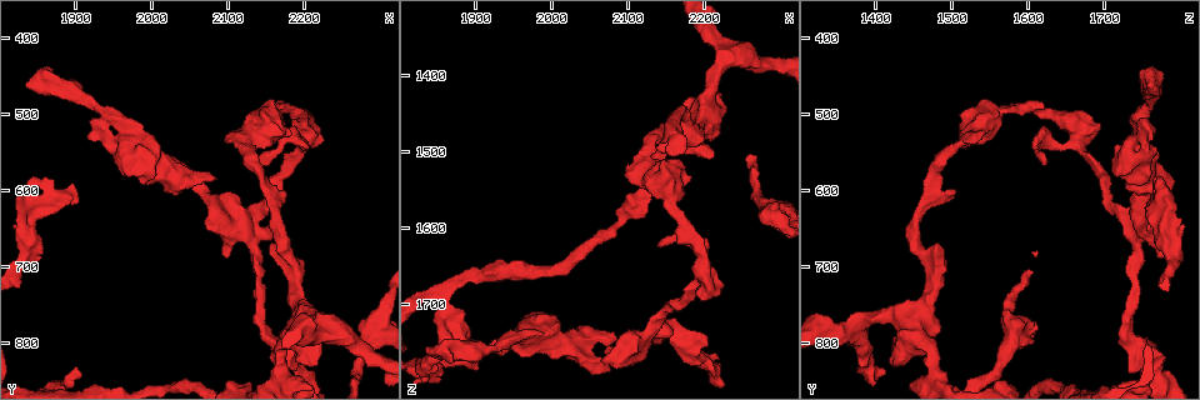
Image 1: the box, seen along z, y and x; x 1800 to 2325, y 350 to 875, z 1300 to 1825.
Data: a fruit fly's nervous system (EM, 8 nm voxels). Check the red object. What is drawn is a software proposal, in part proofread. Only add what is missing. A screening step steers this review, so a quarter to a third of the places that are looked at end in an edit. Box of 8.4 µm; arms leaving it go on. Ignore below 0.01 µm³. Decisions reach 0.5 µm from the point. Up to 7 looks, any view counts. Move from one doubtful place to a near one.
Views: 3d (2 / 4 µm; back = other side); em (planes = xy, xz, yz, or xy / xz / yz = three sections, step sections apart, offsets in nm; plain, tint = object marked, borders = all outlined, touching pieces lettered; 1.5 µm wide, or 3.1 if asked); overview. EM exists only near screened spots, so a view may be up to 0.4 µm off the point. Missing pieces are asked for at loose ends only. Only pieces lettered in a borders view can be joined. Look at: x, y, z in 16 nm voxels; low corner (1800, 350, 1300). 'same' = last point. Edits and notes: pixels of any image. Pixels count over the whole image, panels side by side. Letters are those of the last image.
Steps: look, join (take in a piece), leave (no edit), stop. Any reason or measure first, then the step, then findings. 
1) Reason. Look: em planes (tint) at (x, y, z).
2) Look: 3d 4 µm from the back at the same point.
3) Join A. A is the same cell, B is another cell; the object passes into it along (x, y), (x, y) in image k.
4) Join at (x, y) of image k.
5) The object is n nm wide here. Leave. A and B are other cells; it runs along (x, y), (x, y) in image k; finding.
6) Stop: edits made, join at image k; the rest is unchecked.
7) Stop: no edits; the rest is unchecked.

Tapers out. Look: em planes (borders) at (2150, 570, 1620).

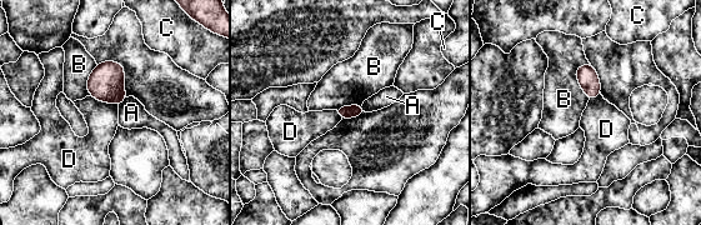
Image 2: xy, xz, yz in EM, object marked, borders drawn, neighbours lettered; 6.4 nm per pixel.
Leave. A, B, C and D are other cells; a border runs along (91, 96), (118, 105) in image 2; none of them fits.

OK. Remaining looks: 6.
Free end. Look: 3d 4 µm at (1935, 535, 1760).

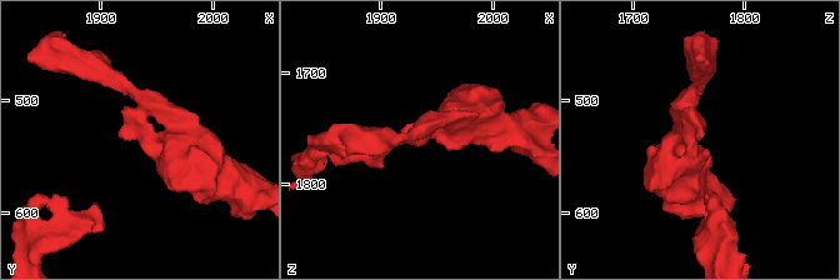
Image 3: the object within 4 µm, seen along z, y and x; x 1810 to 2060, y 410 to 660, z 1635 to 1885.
Look: em yz step 8 (tint) at (1938, 530, 1760).

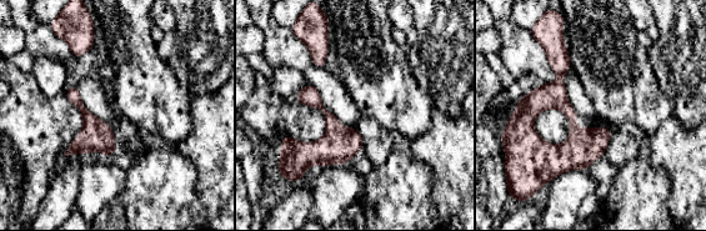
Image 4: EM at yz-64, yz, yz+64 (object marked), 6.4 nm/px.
Another direction. Look: em planes (borders) at the same point.

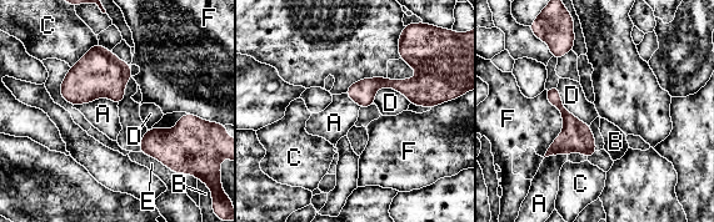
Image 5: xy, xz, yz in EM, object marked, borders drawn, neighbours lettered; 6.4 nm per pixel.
Leave. A, B, C, D, E and F are other cells; a border runs along (118, 104), (96, 97), (73, 106) in image 5; none of them fits.

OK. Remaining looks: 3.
Branch stops here. Look: em planes (borders) at (1905, 840, 1750).

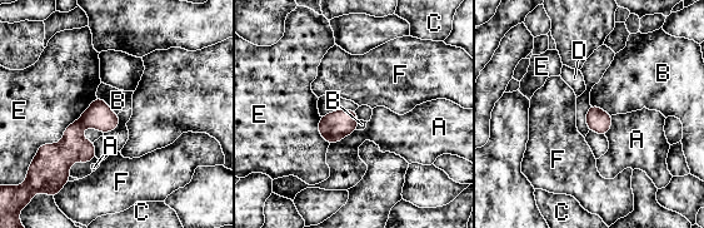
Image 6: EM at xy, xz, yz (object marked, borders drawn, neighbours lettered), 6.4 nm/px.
The object is 150 nm wide here. Leave. A, B, C, D, E and F are other cells; it runs along (114, 118), (85, 120), (50, 157) in image 6; no lettered piece goes on from it.

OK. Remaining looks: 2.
Stop: no edits; the rest is unchecked.

